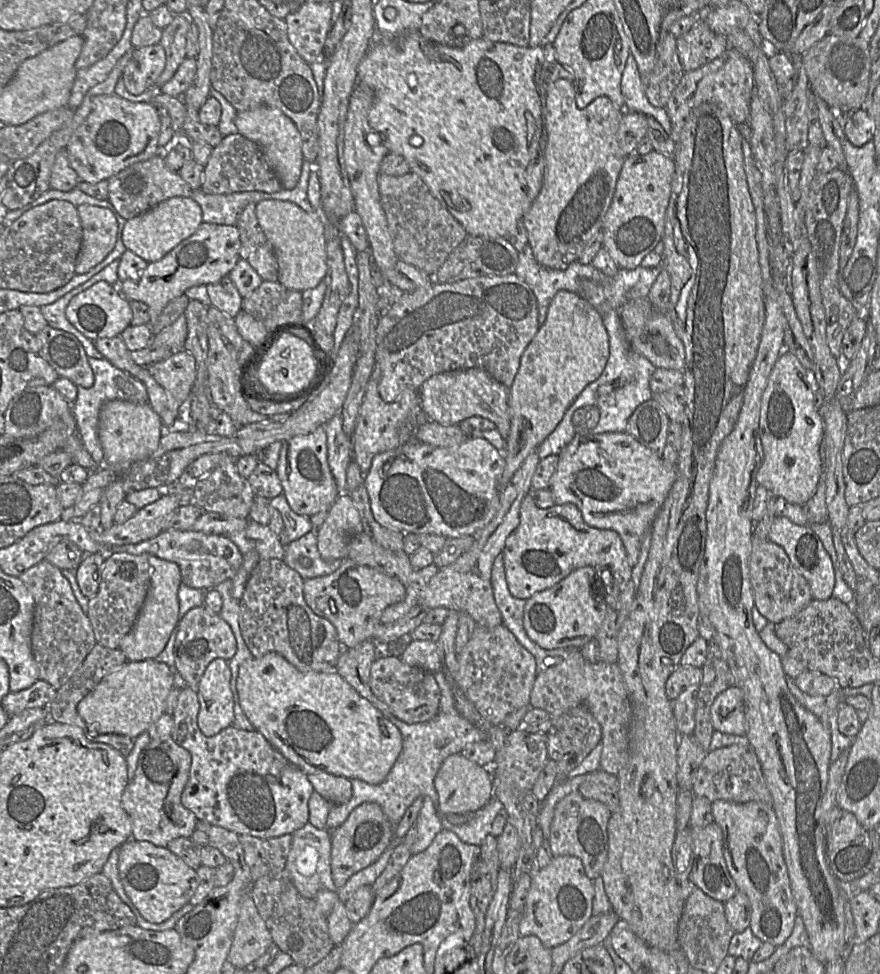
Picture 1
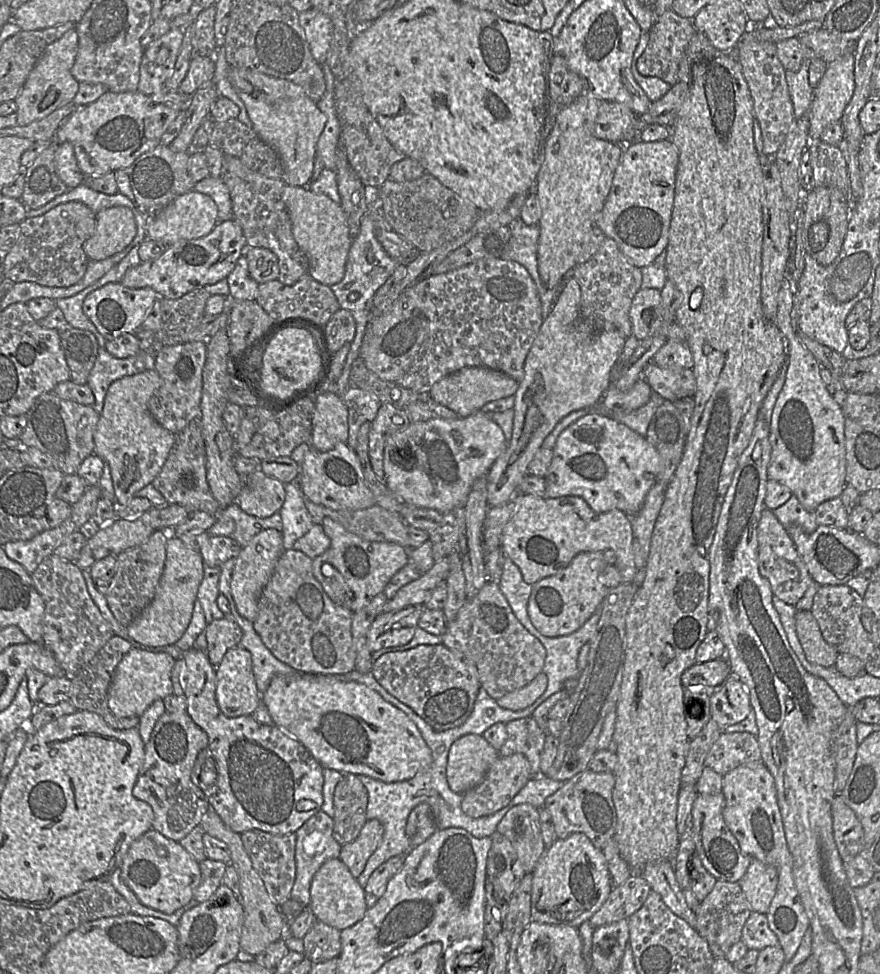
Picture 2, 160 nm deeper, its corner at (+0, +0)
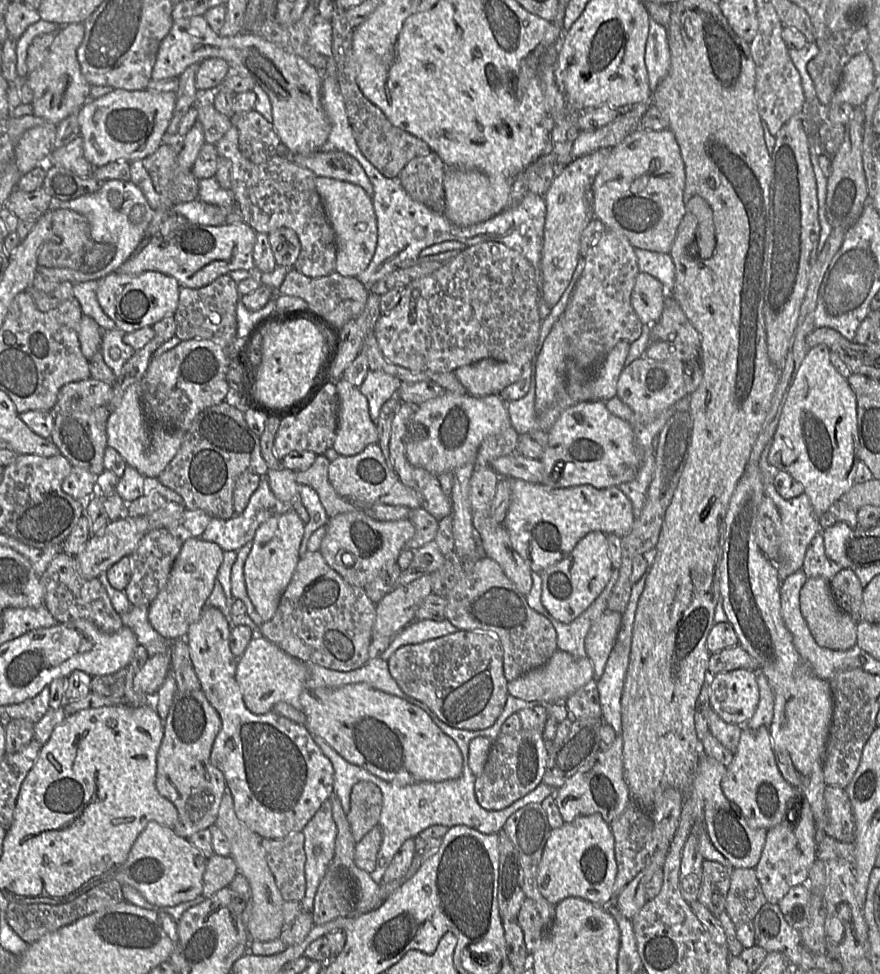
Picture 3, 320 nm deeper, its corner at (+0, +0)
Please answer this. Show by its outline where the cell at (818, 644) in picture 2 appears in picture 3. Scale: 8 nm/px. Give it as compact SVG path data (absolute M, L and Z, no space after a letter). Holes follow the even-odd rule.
M810 577L800 594L800 610L816 643L831 650L848 651L857 644L858 622L836 604L830 583L821 577Z

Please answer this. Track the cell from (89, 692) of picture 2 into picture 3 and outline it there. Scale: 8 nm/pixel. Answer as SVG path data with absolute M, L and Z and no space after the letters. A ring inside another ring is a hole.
M138 645L130 663L116 673L92 677L90 692L108 698L120 698L123 705L140 707L150 697L133 690L133 679L150 658L146 648Z

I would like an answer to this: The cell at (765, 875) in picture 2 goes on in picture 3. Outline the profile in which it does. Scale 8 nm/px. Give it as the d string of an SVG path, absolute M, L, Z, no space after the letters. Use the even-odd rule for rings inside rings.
M799 793L787 803L782 820L767 831L755 872L768 903L778 903L797 885L806 885L809 870L817 858L817 828L808 801Z

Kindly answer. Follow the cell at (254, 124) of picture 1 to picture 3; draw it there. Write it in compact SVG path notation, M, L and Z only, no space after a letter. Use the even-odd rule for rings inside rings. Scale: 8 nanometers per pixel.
M203 15L174 20L169 33L159 46L151 80L179 77L188 66L199 64L208 58L224 59L238 75L252 77L266 92L272 106L271 122L288 156L308 155L321 149L330 132L329 119L321 102L322 73L304 58L258 35L241 32L233 37L220 36L212 30Z

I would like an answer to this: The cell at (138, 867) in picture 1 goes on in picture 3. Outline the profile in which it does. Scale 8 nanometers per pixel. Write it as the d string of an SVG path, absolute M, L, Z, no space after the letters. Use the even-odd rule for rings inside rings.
M150 822L134 841L129 854L115 875L120 885L128 885L150 904L174 907L200 896L207 859L189 840L177 836L172 828Z

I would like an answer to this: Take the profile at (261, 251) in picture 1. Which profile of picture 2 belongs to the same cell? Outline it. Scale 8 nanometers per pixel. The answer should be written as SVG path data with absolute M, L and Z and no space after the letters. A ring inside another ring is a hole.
M224 155L221 179L228 186L234 220L240 225L246 247L262 247L271 250L279 262L277 279L285 285L293 285L308 273L308 261L292 233L291 220L282 200L286 183L282 178L267 178L246 167L239 157Z

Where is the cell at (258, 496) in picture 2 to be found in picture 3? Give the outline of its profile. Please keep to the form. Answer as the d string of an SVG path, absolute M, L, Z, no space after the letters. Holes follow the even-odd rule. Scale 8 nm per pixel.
M269 469L266 477L275 497L285 503L290 503L304 524L309 521L309 514L301 502L298 492L298 483L295 480L295 472L288 469Z

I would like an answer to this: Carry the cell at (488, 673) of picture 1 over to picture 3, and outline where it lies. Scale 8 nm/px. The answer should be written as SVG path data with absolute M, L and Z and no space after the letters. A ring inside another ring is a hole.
M486 555L463 574L445 598L445 619L457 630L497 634L503 649L503 672L508 682L544 665L558 649L552 621L532 609L526 595L514 586L501 566Z

